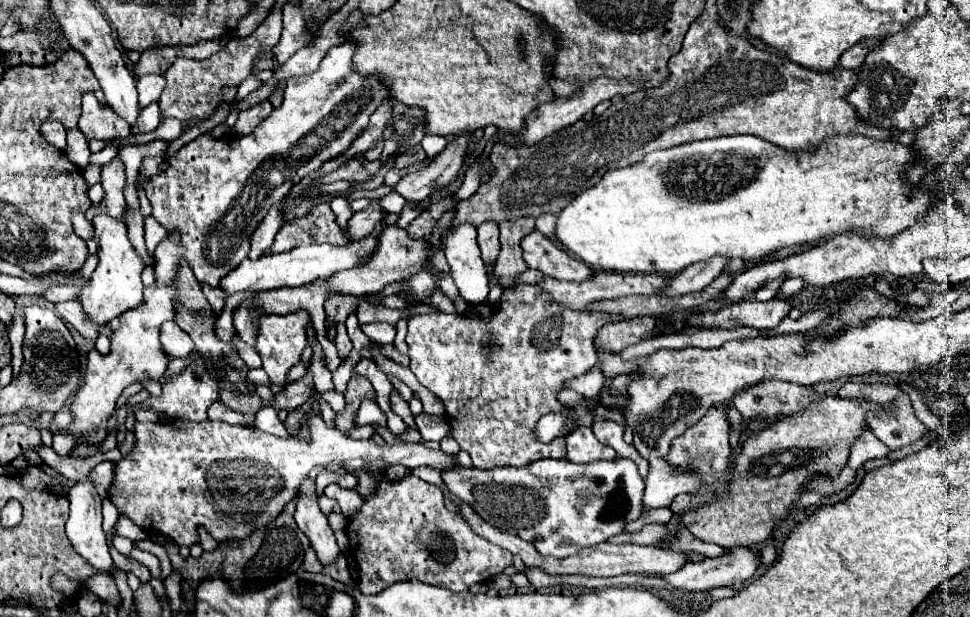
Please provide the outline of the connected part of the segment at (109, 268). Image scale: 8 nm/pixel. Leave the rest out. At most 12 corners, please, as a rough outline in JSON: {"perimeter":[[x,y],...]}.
{"perimeter":[[94,218],[98,266],[76,298],[98,326],[142,302],[126,226]]}

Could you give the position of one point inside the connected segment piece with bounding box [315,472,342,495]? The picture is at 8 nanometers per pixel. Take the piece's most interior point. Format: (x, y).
(324, 479)

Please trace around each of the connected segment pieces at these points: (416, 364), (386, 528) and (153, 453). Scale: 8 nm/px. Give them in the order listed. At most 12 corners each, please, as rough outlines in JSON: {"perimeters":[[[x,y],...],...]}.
{"perimeters":[[[506,288],[488,318],[408,320],[410,370],[474,468],[566,458],[606,314]],[[372,472],[348,520],[358,590],[452,592],[512,554],[472,532],[438,486]],[[136,422],[108,500],[178,546],[272,522],[312,468],[456,454],[226,422]]]}

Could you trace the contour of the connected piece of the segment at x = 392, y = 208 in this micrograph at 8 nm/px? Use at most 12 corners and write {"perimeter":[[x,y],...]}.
{"perimeter":[[396,192],[379,200],[386,212],[400,214],[407,202]]}

